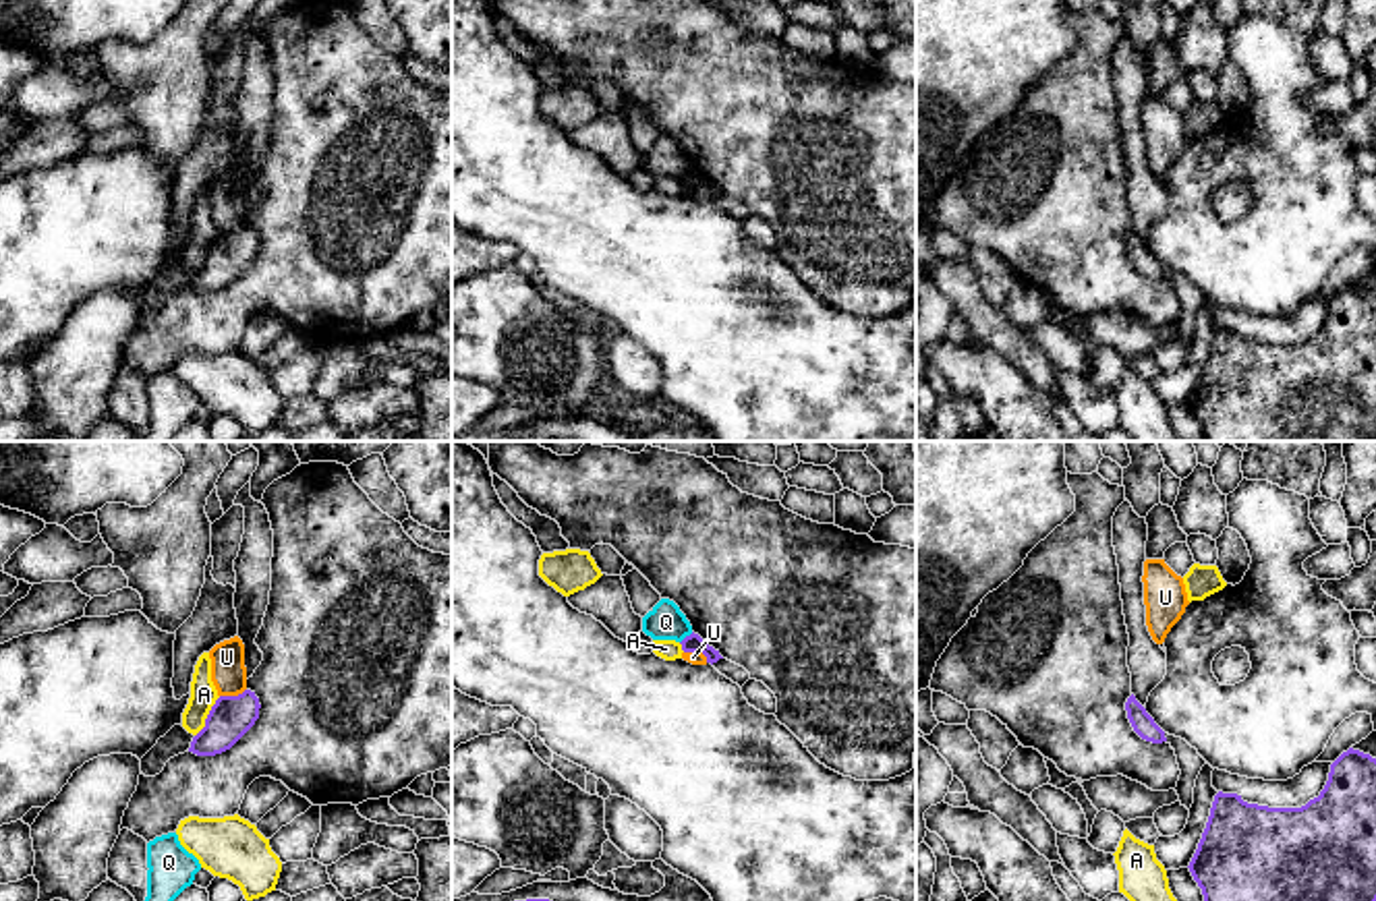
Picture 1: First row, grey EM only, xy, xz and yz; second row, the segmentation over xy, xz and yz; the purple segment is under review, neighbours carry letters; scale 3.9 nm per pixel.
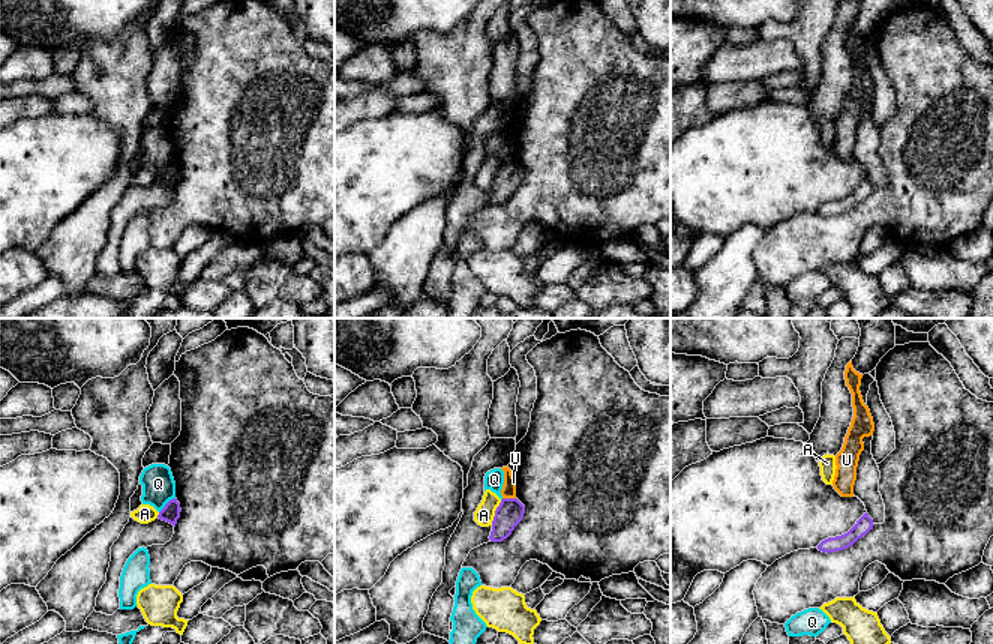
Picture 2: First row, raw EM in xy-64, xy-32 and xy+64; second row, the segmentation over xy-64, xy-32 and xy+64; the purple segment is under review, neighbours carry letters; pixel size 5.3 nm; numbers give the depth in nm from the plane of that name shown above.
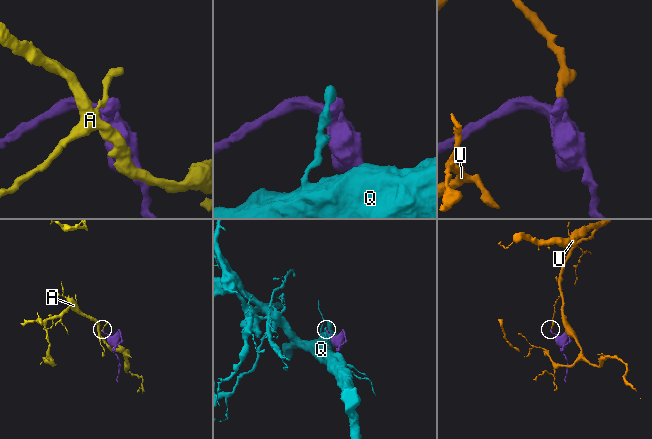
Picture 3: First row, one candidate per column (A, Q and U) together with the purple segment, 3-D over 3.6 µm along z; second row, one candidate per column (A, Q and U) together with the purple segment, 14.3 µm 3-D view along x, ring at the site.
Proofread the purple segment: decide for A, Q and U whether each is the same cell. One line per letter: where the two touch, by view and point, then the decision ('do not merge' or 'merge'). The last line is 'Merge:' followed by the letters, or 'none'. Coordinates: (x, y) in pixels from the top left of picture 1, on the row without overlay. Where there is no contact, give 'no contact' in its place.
A: meets purple in xy at (208, 253); do not merge
Q: meets purple in xz at (686, 172); do not merge
U: meets purple in xz at (697, 187); do not merge
Merge: none

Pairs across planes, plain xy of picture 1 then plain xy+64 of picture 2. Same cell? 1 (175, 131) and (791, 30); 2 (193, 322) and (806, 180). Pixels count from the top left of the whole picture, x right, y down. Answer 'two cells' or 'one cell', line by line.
1: one cell
2: two cells

